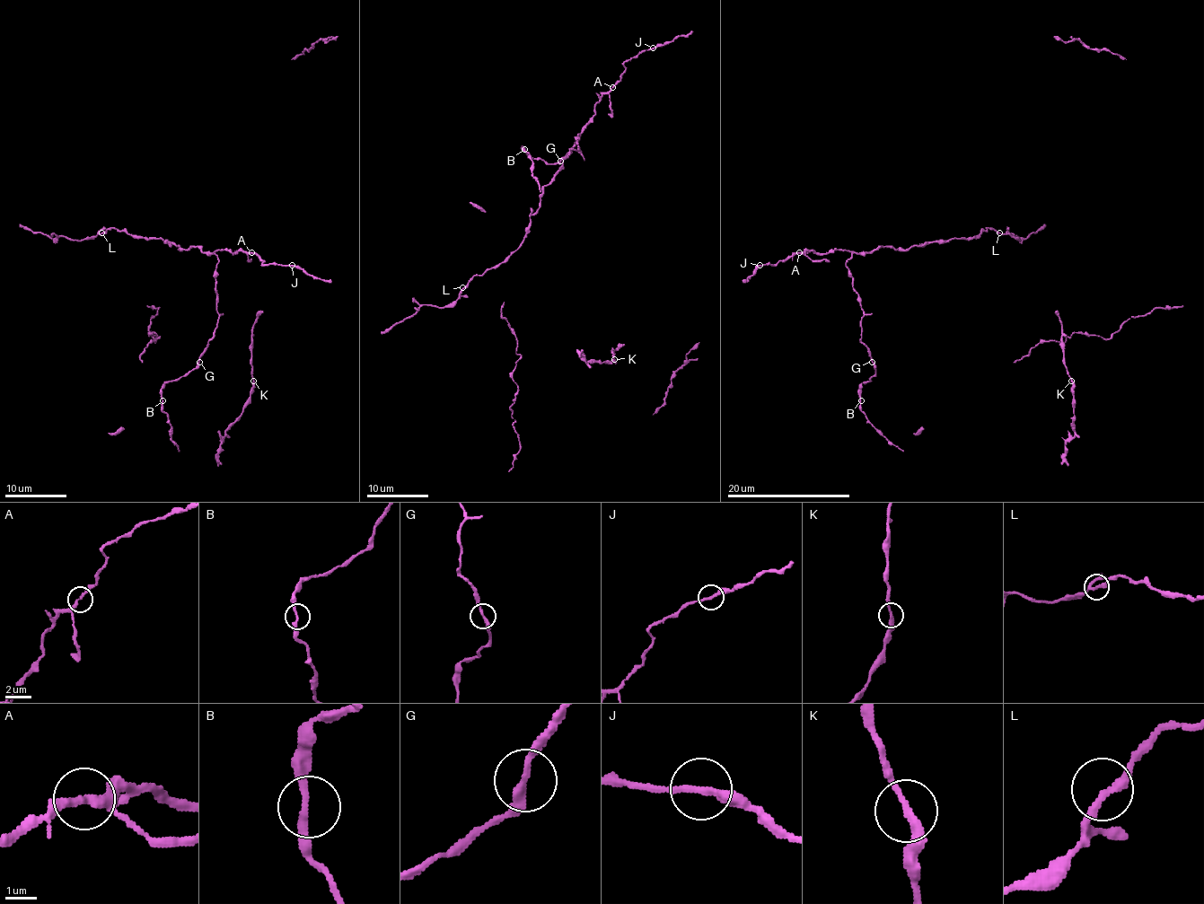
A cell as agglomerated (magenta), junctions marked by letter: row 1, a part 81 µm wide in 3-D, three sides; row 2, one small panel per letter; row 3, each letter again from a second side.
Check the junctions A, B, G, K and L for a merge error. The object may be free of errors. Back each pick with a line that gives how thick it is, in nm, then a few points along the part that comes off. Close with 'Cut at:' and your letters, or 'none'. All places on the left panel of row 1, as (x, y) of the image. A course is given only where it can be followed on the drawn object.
Cut at: none

